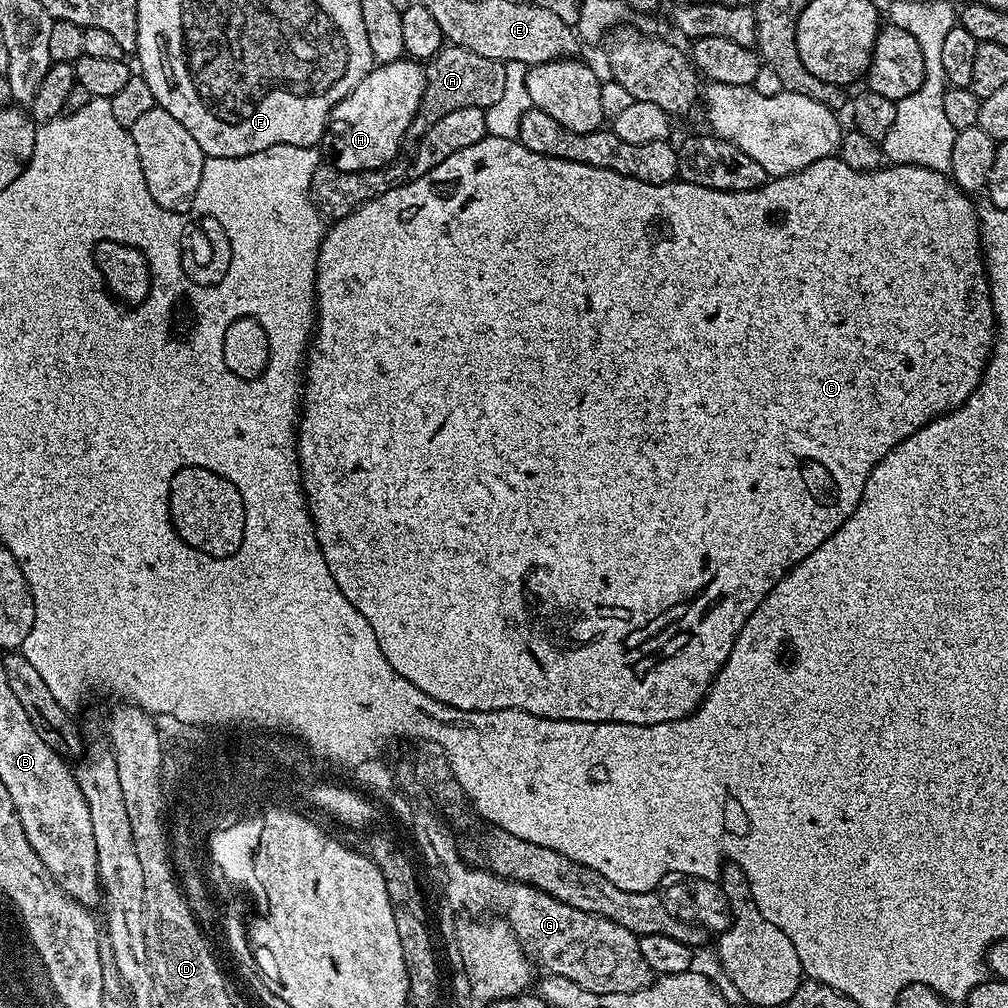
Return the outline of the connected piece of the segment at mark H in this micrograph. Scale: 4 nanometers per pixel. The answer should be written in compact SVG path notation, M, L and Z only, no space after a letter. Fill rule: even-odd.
M401 58L394 64L376 64L342 102L338 102L328 115L328 124L322 129L322 156L337 172L375 172L377 168L391 165L400 143L408 136L408 127L420 108L420 99L428 81L423 63L411 58Z

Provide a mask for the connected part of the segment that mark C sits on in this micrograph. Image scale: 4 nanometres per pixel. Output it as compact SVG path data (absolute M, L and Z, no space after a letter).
M487 135L487 136L485 136L485 137L484 137L484 140L483 140L483 141L482 141L482 142L474 142L474 146L466 146L466 150L458 150L458 154L450 154L450 158L446 158L446 162L442 162L442 166L434 166L434 170L430 170L430 171L429 171L429 172L427 172L427 173L426 173L426 174L422 174L422 175L421 175L421 176L416 176L416 177L415 177L415 178L412 178L412 181L410 181L410 182L409 182L409 184L400 184L400 185L399 185L399 184L400 184L400 183L397 183L397 184L396 184L396 185L395 185L395 186L393 186L393 187L391 187L391 188L388 188L388 189L387 189L387 190L386 190L386 194L382 194L382 195L381 195L381 196L379 196L379 197L378 197L378 198L374 198L374 199L373 199L373 200L371 200L371 201L370 201L370 202L366 202L366 203L365 203L365 204L364 204L364 205L362 205L362 207L361 207L361 208L355 208L355 210L354 210L354 211L353 211L353 212L351 212L351 214L350 214L350 215L349 215L349 216L347 216L347 217L346 217L346 218L342 218L342 219L341 219L341 220L338 220L338 221L335 221L335 223L333 223L333 224L332 224L332 225L331 225L331 227L329 227L329 228L328 228L328 229L327 229L327 231L325 231L325 234L324 234L324 241L323 241L323 242L322 242L322 243L320 243L320 253L319 253L319 254L318 254L318 262L317 262L317 263L316 263L316 322L315 322L315 325L314 325L314 339L313 339L313 340L312 340L312 341L311 341L311 344L310 344L310 347L309 347L309 349L308 349L308 351L307 351L307 353L306 353L306 383L305 383L305 384L304 384L304 385L303 385L303 388L302 388L302 407L301 407L301 409L300 409L300 411L299 411L299 413L298 413L298 431L297 431L297 433L296 433L296 458L297 458L297 460L299 460L299 461L300 461L300 483L301 483L301 485L302 485L302 487L303 487L303 489L304 489L304 498L305 498L305 500L307 500L307 501L308 501L308 512L309 512L309 514L310 514L310 515L311 515L311 516L312 516L312 525L313 525L313 526L314 526L314 530L315 530L315 531L316 531L316 537L317 537L317 538L318 538L318 546L319 546L319 547L320 547L320 549L321 549L321 550L322 550L322 554L323 554L323 555L324 555L324 558L325 558L325 560L326 560L326 562L327 562L327 563L328 563L328 566L329 566L329 568L330 568L330 574L334 574L334 582L338 582L338 590L342 590L342 594L346 594L346 598L350 598L350 606L354 606L354 610L358 610L358 614L362 614L362 618L366 618L366 622L370 622L370 626L371 626L371 627L372 627L372 629L373 629L373 630L374 630L374 638L378 638L378 646L379 646L379 647L380 647L380 649L381 649L381 650L382 650L382 654L386 654L386 662L390 662L390 666L391 666L391 667L392 667L392 668L393 668L393 669L394 669L394 670L395 670L395 671L396 671L396 672L397 672L397 673L398 673L398 674L402 674L402 678L406 678L406 682L410 682L410 683L411 683L411 684L413 684L413 685L414 685L414 686L418 686L418 690L422 690L422 694L426 694L426 695L427 695L427 696L429 696L429 697L430 697L430 698L434 698L434 699L435 699L435 700L437 700L437 701L438 701L438 702L439 702L439 704L445 704L445 705L446 705L446 706L454 706L454 707L455 707L455 708L457 708L457 709L458 709L458 710L466 710L466 711L467 711L467 712L497 712L497 711L498 711L498 710L522 710L522 711L523 711L523 712L529 712L529 713L530 713L530 714L534 714L534 715L535 715L535 716L541 716L541 717L542 717L542 718L550 718L550 719L551 719L551 720L577 720L577 721L578 721L578 722L592 722L592 723L593 723L593 724L594 724L594 725L595 725L595 726L602 726L602 724L604 724L604 723L606 723L606 722L607 722L607 720L609 720L609 722L610 722L610 723L611 723L611 724L610 724L610 725L612 725L612 726L617 726L617 725L619 725L619 724L661 724L661 723L662 723L662 722L674 722L674 721L675 721L675 720L680 720L680 719L682 719L682 717L684 717L684 716L689 716L689 715L690 715L690 713L691 713L691 712L695 712L695 710L696 710L696 708L697 708L697 706L698 706L698 705L699 705L699 704L700 704L700 703L702 703L702 701L704 701L704 695L706 695L706 694L707 694L707 693L708 693L708 687L710 687L710 685L711 685L711 684L712 684L712 682L713 682L713 680L715 680L715 678L716 678L716 676L717 676L717 675L718 675L718 673L719 673L719 672L720 672L720 667L721 667L721 666L722 666L722 665L724 665L724 664L726 664L726 663L728 663L728 655L729 655L729 654L730 654L730 650L731 650L731 649L732 649L732 647L733 647L733 646L734 646L734 642L735 642L735 641L736 641L736 640L737 640L737 639L739 639L739 638L740 638L740 631L741 631L741 630L742 630L742 626L746 626L746 624L747 624L747 623L748 623L748 619L749 619L749 618L750 618L750 614L754 614L754 610L755 610L755 609L756 609L756 608L757 608L757 607L758 607L758 605L759 605L759 604L760 604L760 603L761 603L761 602L762 602L762 601L763 601L763 600L764 600L764 599L765 599L765 598L766 598L766 594L767 594L767 593L768 593L768 592L769 592L769 591L770 591L770 590L774 590L774 586L775 586L775 585L776 585L776 583L778 583L778 581L779 581L779 580L780 580L780 579L782 579L782 577L784 577L784 575L785 575L785 574L786 574L786 573L787 573L787 572L789 572L789 570L791 570L791 569L792 569L792 567L794 567L794 566L795 566L795 565L796 565L796 564L797 564L797 563L798 563L798 562L802 562L802 558L806 558L806 557L807 557L807 556L809 556L809 555L810 555L810 554L814 554L814 550L818 550L818 546L822 546L822 542L826 542L826 538L830 538L830 537L831 537L831 536L832 536L832 535L833 535L833 534L835 534L835 533L836 533L836 531L837 531L837 530L838 530L838 529L840 529L840 528L841 528L841 527L842 527L842 525L843 525L843 524L844 524L844 523L845 523L845 522L847 522L847 521L848 521L848 519L849 519L849 518L850 518L850 514L852 514L852 513L853 513L853 512L854 512L854 510L855 510L855 509L856 509L856 507L858 507L858 505L859 505L859 504L860 504L860 499L861 499L861 498L862 498L862 494L863 494L863 493L864 493L864 487L865 487L865 486L866 486L866 478L867 478L867 477L868 477L868 475L869 475L869 474L870 474L870 470L874 470L874 466L875 466L875 465L876 465L876 464L877 464L877 463L878 463L878 461L880 461L880 460L881 460L881 459L882 459L882 458L886 458L886 454L888 454L888 453L889 453L889 452L890 452L890 450L891 450L891 449L892 449L892 448L893 448L893 447L894 447L894 446L898 446L898 445L899 445L899 444L900 444L900 443L901 443L901 442L903 442L903 440L905 440L905 439L906 439L906 438L910 438L910 434L914 434L914 433L915 433L915 432L916 432L916 431L917 431L917 430L918 430L918 429L920 429L920 427L922 427L922 425L924 425L924 424L928 424L928 423L930 423L930 422L931 422L931 420L935 420L935 419L936 419L936 417L937 417L937 416L943 416L943 415L944 415L944 413L946 413L946 412L952 412L952 411L954 411L954 409L956 409L956 408L959 408L959 407L960 407L960 405L962 405L962 404L964 404L964 403L965 403L965 402L966 402L966 398L970 398L970 394L971 394L971 393L972 393L972 392L973 392L973 391L974 391L974 389L976 389L976 388L977 388L977 386L978 386L978 385L979 385L979 384L980 384L980 380L981 380L981 379L982 379L982 377L983 377L983 376L984 376L984 367L986 367L986 366L987 366L987 365L988 365L988 358L989 358L989 356L991 356L991 355L992 355L992 345L993 345L993 343L994 343L994 337L995 337L995 335L996 335L996 315L995 315L995 314L994 314L994 310L993 310L993 309L992 309L992 295L991 295L991 294L990 294L990 293L988 293L988 273L987 273L987 271L986 271L986 269L985 269L985 267L984 267L984 254L983 254L983 251L982 251L982 249L981 249L981 247L980 247L980 222L979 222L979 219L978 219L978 208L977 208L977 205L975 205L975 206L974 206L974 205L972 205L972 200L973 200L973 197L972 197L972 196L971 196L971 195L969 195L969 193L967 193L967 192L964 192L964 191L962 191L962 190L961 190L961 189L960 189L960 188L957 188L957 187L956 187L956 185L955 185L955 184L953 184L953 183L952 183L952 181L951 181L951 179L949 179L949 177L948 177L948 176L947 176L947 175L945 175L945 173L943 173L943 172L935 172L935 171L934 171L934 170L930 170L930 169L929 169L929 168L923 168L923 167L922 167L922 166L914 166L914 165L913 165L913 164L893 164L893 163L889 163L889 164L888 164L888 165L887 165L887 166L881 166L881 167L879 167L879 168L877 168L877 169L876 169L876 171L874 171L874 172L859 172L859 171L858 171L858 170L850 170L850 166L846 166L846 162L842 162L842 161L841 161L841 160L840 160L840 159L838 159L838 158L837 158L837 157L836 157L836 156L827 156L827 157L826 157L826 158L822 158L822 159L821 159L821 160L819 160L819 161L818 161L818 162L814 162L814 163L813 163L813 164L811 164L811 165L810 165L810 166L806 166L806 167L805 167L805 168L803 168L803 169L802 169L802 170L798 170L798 171L797 171L797 172L791 172L791 174L789 174L789 175L788 175L788 176L777 176L777 177L775 177L775 178L772 178L772 179L769 179L769 181L768 181L768 183L767 183L767 184L763 184L763 185L762 185L762 187L760 187L760 188L755 188L755 189L754 189L754 190L750 190L750 191L749 191L749 192L719 192L719 191L718 191L718 190L714 190L714 189L713 189L713 188L707 188L707 187L706 187L706 186L698 186L698 185L697 185L697 184L685 184L685 183L683 183L683 182L673 182L673 183L671 183L671 184L651 184L651 183L650 183L650 182L642 182L642 181L641 181L641 180L639 180L639 179L638 179L638 178L630 178L630 177L629 177L629 176L627 176L627 175L626 175L626 174L618 174L618 173L617 173L617 172L615 172L615 171L614 171L614 170L602 170L602 169L601 169L601 168L599 168L599 167L598 167L598 166L586 166L586 165L585 165L585 164L583 164L583 163L582 163L582 162L570 162L570 161L569 161L569 160L563 160L563 159L562 159L562 158L550 158L550 157L549 157L549 156L543 156L543 155L542 155L542 154L534 154L534 150L526 150L526 146L522 146L522 145L521 145L521 144L520 144L520 142L519 142L519 139L514 139L514 140L511 140L511 139L510 139L510 138L498 138L498 137L497 137L497 136L490 136L490 135Z

